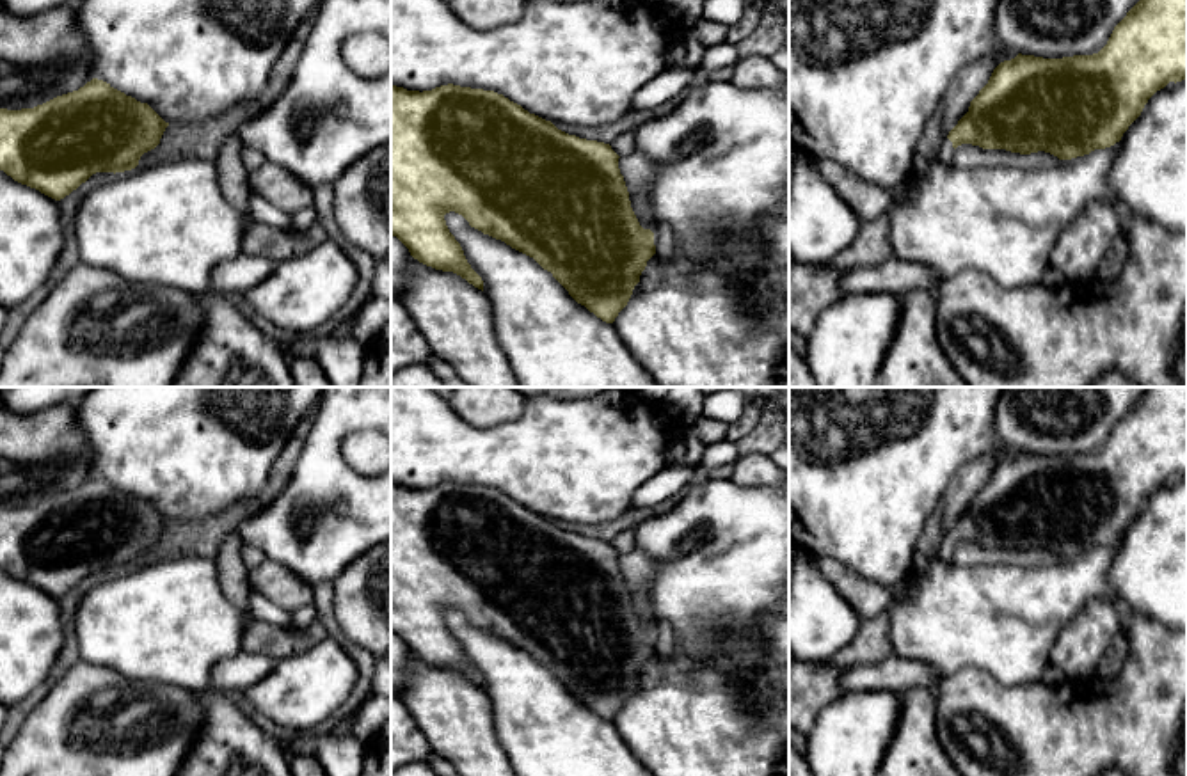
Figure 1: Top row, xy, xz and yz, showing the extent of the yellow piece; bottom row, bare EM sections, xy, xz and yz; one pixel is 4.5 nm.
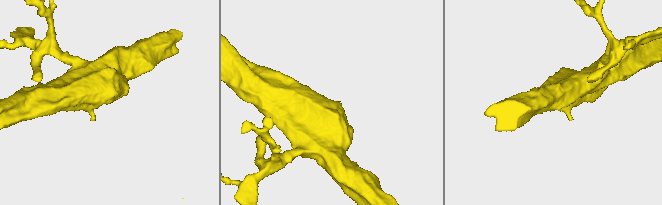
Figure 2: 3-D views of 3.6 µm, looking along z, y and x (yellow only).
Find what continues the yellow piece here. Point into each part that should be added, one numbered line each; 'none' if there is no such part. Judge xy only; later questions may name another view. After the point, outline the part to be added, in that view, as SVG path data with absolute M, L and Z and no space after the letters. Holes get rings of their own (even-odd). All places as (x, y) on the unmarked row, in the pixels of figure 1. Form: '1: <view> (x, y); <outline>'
none

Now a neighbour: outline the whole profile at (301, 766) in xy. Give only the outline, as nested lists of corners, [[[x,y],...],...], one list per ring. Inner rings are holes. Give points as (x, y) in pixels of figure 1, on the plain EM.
[[[291,756],[290,769],[293,776],[327,776],[323,769],[309,756]]]

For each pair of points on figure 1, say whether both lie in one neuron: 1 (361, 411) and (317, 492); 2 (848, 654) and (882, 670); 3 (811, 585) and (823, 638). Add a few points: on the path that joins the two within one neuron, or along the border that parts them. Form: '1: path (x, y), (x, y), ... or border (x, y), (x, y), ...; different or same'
1: path (340, 428), (322, 448), (322, 471); same
2: border (891, 652), (882, 659), (844, 670); different
3: path (811, 597), (811, 620), (816, 625); same

